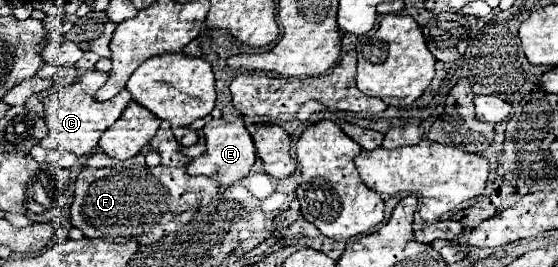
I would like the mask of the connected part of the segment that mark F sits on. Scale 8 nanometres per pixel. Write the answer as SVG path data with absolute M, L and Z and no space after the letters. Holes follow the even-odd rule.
M161 122L151 144L125 162L109 158L105 152L89 156L75 180L75 200L71 204L73 226L77 226L87 238L113 242L117 240L119 228L119 234L135 236L139 244L155 248L157 242L169 240L171 234L177 234L187 220L195 220L195 212L203 206L207 208L207 204L219 196L219 190L227 188L207 176L189 176L185 168L189 160L191 158L181 154L181 146L173 138L167 122ZM149 150L157 150L161 154L161 164L157 168L145 166L145 154Z

